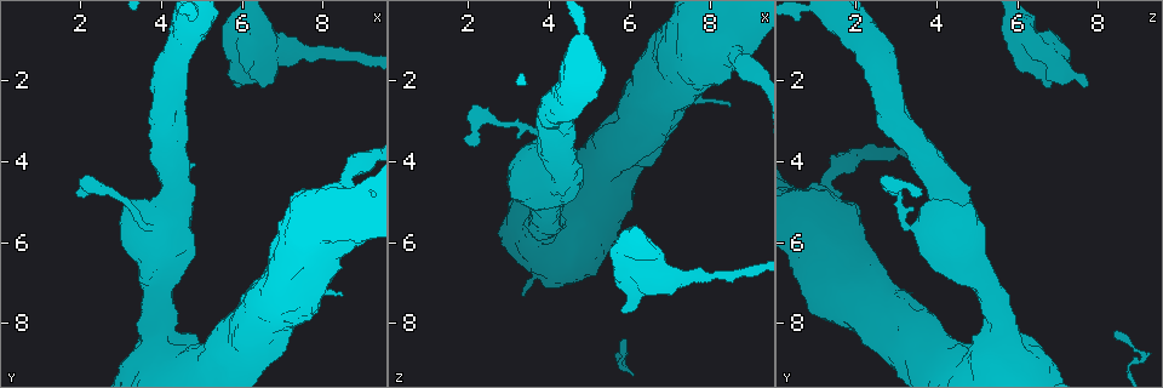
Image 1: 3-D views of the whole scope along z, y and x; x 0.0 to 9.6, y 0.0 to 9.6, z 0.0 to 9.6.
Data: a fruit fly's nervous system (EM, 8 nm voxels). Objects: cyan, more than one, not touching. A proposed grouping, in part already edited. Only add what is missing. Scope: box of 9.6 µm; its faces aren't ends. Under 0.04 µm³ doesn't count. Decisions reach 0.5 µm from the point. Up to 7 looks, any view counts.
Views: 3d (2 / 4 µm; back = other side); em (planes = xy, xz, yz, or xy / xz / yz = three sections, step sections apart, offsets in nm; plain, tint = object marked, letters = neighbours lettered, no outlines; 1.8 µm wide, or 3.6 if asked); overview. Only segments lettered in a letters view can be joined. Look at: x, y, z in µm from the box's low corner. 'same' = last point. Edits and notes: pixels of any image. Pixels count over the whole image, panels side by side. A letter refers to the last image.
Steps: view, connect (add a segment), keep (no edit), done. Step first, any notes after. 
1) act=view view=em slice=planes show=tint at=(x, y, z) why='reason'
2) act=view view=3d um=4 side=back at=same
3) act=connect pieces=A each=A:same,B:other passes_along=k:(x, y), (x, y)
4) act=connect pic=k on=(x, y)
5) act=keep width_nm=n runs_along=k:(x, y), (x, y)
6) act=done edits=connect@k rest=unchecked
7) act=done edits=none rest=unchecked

act=view view=3d um=4 side=back at=(5.80, 2.10, 7.70) why='an open end'

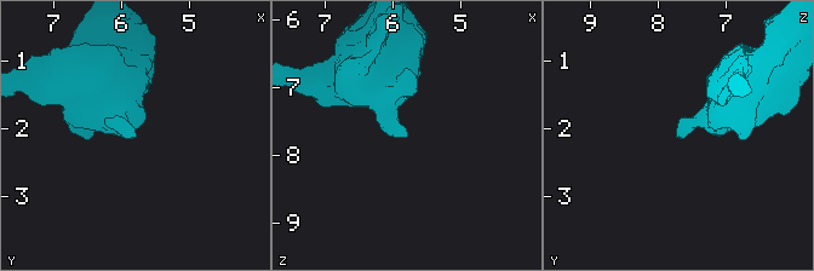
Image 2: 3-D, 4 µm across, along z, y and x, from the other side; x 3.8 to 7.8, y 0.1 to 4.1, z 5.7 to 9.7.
act=view view=em slice=xz step=8 show=tint at=(5.80, 2.10, 7.65)

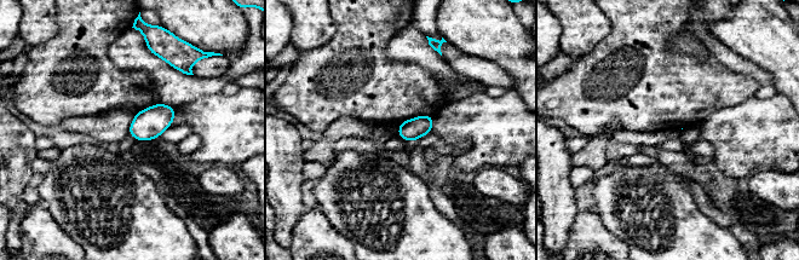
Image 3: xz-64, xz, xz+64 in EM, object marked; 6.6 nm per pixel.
act=view view=em slice=planes show=letters at=same why='cut it another way'

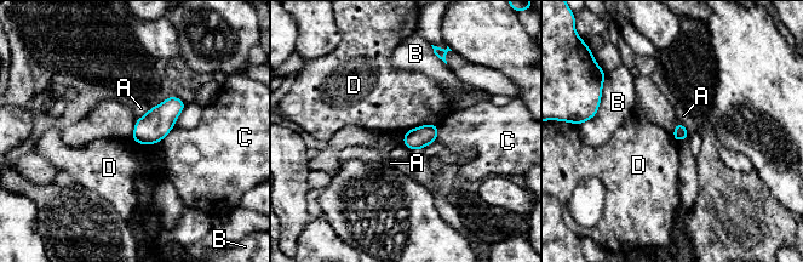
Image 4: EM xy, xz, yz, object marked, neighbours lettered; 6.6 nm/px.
act=keep each=A:other,B:other,C:other,D:other found='no lettered segment goes on from it'

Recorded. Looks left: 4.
act=view view=em slice=planes show=letters at=(1.90, 4.80, 3.55) why='branch stops here'

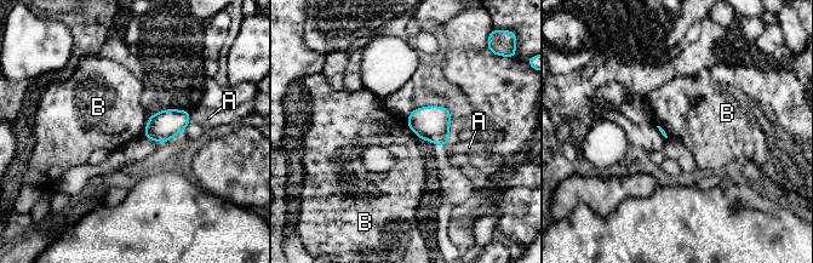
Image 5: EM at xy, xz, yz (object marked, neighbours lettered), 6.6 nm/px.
act=keep each=A:other,B:other border=5:(405, 119), (408, 127), (421, 141) found='no lettered segment goes on from it'

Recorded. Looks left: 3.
act=view view=em um=3.6 slice=xz step=16 show=tint at=(8.60, 4.35, 1.20) why='thick turns thin'

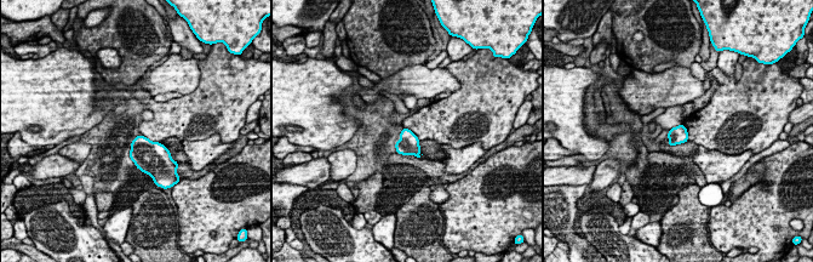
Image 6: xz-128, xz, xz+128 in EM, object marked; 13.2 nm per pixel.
act=view view=em um=3.6 slice=planes show=letters at=same

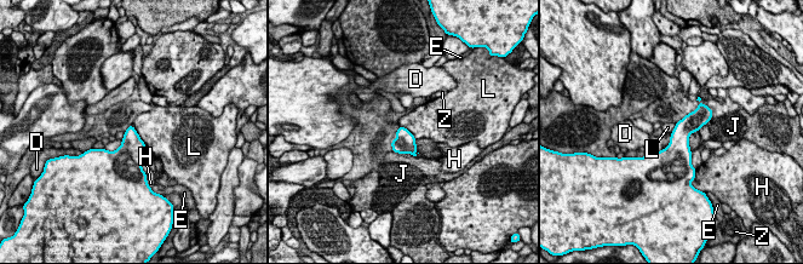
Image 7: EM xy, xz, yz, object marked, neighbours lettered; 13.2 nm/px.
act=keep each=D:other,E:other,H:other,J:other,L:other,Z:other border=7:(131, 125), (147, 147) found='none of them fits'

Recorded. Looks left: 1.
act=done edits=none rest=unchecked

